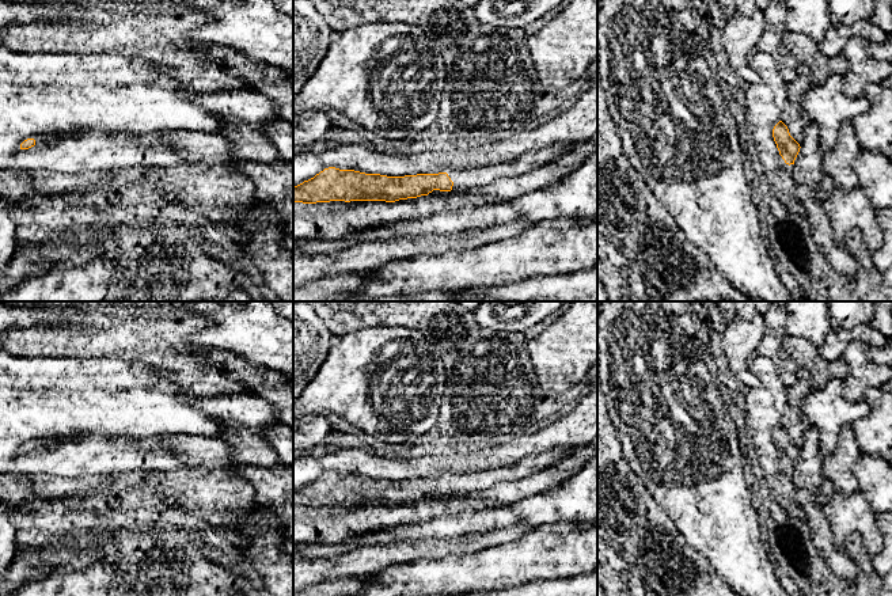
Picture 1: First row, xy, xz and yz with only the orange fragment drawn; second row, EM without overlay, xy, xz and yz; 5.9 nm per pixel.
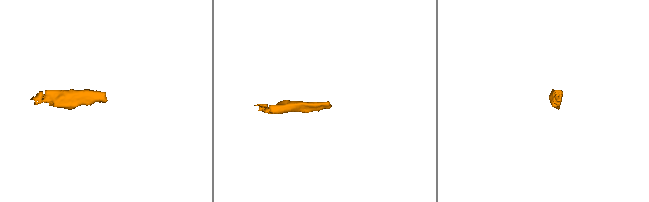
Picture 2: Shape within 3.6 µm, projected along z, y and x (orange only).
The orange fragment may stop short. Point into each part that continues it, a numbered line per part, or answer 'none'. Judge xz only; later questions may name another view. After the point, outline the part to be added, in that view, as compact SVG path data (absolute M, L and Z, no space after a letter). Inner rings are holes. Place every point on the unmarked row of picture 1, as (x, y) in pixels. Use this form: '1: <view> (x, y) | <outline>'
1: xz (463, 483) | M570 447L554 449L535 456L525 456L521 460L498 468L490 468L474 474L449 474L447 478L453 486L452 494L471 494L489 489L498 482L519 481L546 467L553 466L574 449Z

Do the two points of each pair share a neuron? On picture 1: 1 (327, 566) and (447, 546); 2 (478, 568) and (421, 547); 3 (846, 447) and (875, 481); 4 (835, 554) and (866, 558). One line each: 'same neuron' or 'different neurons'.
1: same neuron
2: different neurons
3: different neurons
4: different neurons

